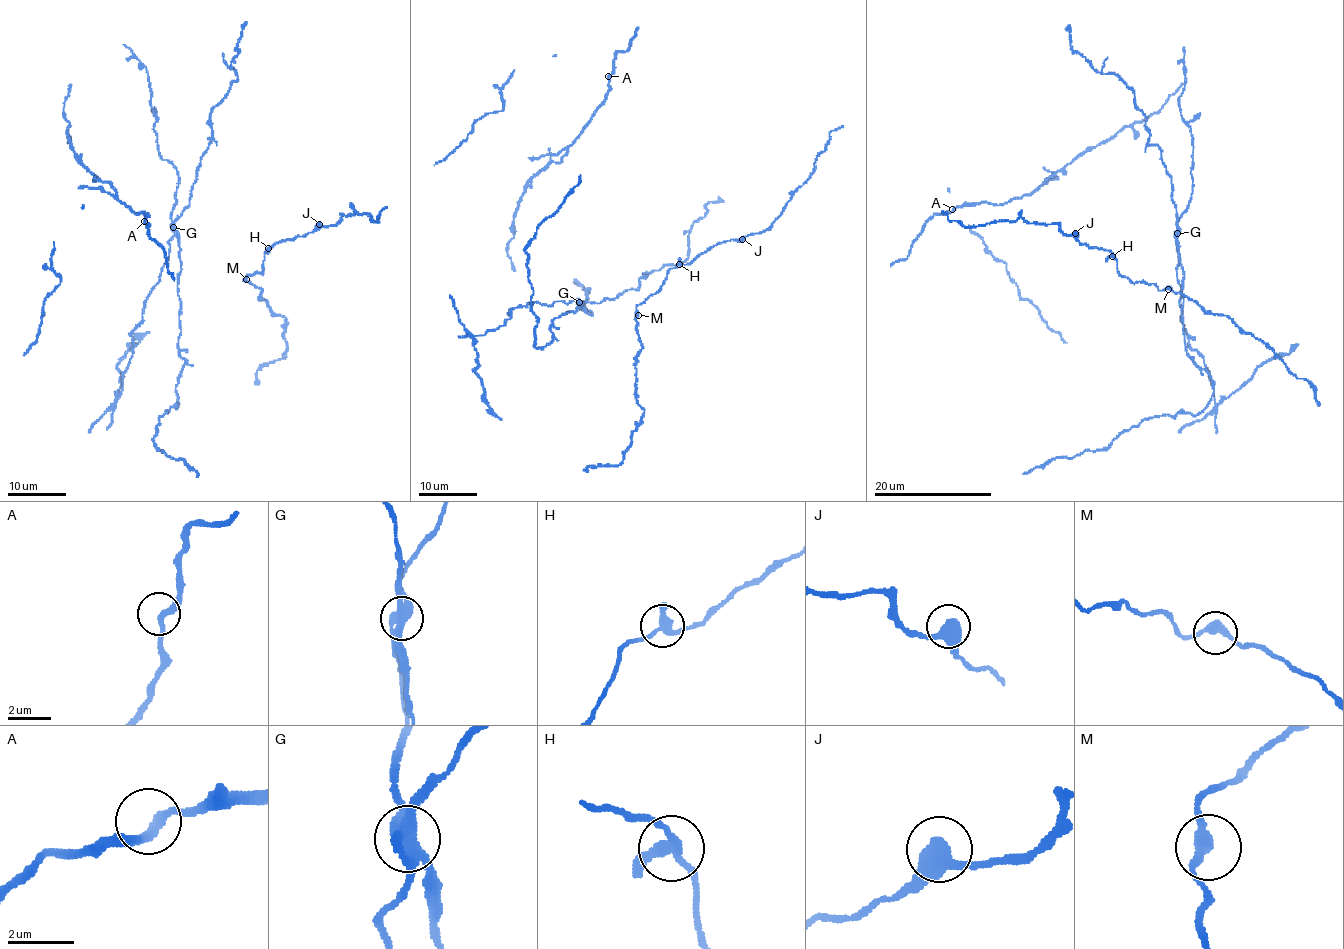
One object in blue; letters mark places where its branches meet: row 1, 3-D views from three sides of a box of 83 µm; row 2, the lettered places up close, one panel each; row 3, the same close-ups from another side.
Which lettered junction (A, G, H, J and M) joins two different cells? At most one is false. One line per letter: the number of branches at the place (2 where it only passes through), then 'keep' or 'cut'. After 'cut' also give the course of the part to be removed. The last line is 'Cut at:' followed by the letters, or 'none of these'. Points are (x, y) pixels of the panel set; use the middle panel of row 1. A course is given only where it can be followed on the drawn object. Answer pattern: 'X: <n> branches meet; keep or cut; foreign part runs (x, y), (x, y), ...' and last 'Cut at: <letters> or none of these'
A: 2 branches meet; keep
G: 3 branches meet; cut; foreign part runs (578, 301), (527, 303), (509, 310), (503, 325), (474, 337), (479, 364), (473, 370), (485, 403), (501, 420)
H: 3 branches meet; keep
J: 2 branches meet; keep
M: 2 branches meet; keep
Cut at: G

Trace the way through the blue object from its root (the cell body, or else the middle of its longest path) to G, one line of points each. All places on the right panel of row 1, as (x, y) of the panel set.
G: (1181, 96), (1180, 115), (1190, 129), (1193, 142), (1192, 193), (1188, 208), (1177, 222), (1177, 233)

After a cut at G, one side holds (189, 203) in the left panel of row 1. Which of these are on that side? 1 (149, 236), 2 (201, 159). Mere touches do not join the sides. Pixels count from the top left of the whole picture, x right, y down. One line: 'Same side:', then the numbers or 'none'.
Same side: 2

